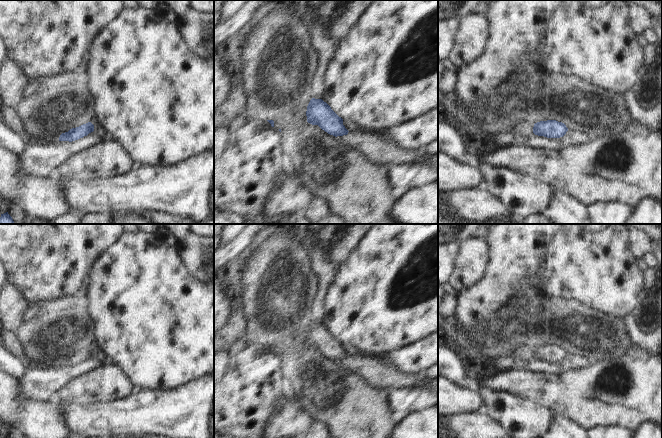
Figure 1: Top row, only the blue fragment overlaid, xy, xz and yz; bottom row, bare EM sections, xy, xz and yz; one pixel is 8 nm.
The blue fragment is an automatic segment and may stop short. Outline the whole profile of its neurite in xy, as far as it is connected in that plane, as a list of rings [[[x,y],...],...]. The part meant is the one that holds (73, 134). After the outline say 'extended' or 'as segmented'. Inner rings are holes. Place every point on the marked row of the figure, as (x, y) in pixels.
[[[91,122],[83,124],[79,127],[72,128],[68,132],[62,133],[59,137],[59,141],[75,141],[84,136],[87,136],[89,133],[94,131],[94,125]]]; as segmented

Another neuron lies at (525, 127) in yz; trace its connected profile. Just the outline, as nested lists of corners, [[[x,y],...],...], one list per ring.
[[[525,120],[518,123],[514,123],[512,129],[514,129],[516,132],[520,134],[530,137],[533,134],[533,127],[534,124]]]

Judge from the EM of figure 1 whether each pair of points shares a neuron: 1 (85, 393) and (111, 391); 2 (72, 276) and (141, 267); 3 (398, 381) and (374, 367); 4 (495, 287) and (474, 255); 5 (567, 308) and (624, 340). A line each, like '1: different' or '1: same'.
1: same
2: different
3: same
4: different
5: same

